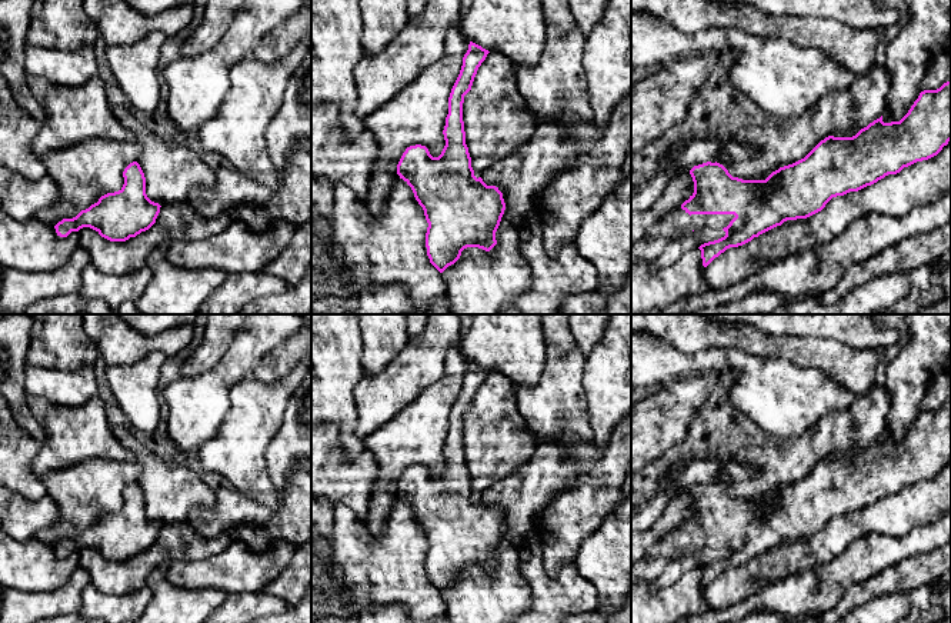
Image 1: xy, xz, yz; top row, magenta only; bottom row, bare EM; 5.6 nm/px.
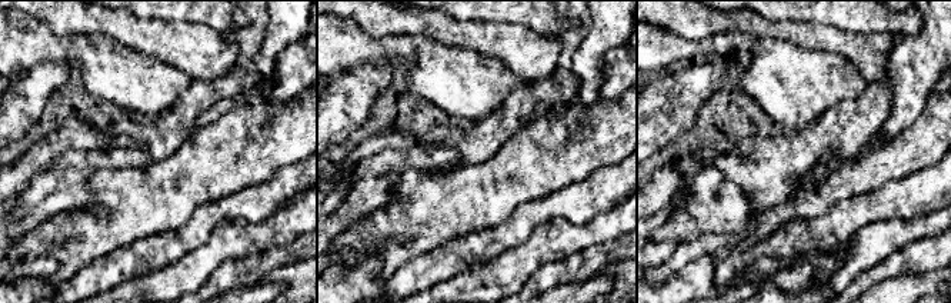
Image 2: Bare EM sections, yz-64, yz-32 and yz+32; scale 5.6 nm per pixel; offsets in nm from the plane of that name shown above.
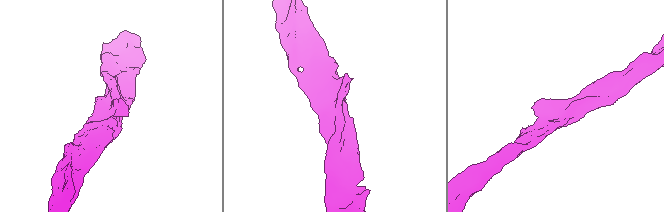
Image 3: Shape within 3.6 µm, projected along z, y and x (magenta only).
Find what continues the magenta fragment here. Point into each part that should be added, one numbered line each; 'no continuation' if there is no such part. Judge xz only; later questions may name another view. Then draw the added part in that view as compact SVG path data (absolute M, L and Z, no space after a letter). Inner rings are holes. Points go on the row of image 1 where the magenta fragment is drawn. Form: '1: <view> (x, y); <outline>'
no continuation

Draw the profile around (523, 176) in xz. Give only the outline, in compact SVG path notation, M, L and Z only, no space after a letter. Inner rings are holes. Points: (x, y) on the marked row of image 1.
M548 119L537 126L530 140L487 169L481 179L503 193L507 219L520 231L538 221L545 187L567 170L580 153L574 127Z

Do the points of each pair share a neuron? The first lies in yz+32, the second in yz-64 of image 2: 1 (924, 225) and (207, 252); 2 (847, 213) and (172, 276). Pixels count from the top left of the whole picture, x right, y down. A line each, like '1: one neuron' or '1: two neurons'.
1: one neuron
2: two neurons

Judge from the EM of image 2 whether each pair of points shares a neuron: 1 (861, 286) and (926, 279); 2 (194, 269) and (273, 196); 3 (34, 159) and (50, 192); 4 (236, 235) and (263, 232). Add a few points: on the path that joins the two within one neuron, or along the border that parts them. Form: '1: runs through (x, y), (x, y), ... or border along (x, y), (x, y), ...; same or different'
1: border along (908, 272), (870, 287); different
2: border along (279, 207), (263, 220), (226, 219), (214, 229); different
3: border along (67, 150), (52, 167), (39, 172), (20, 195); different
4: runs through (243, 235), (256, 235); same

